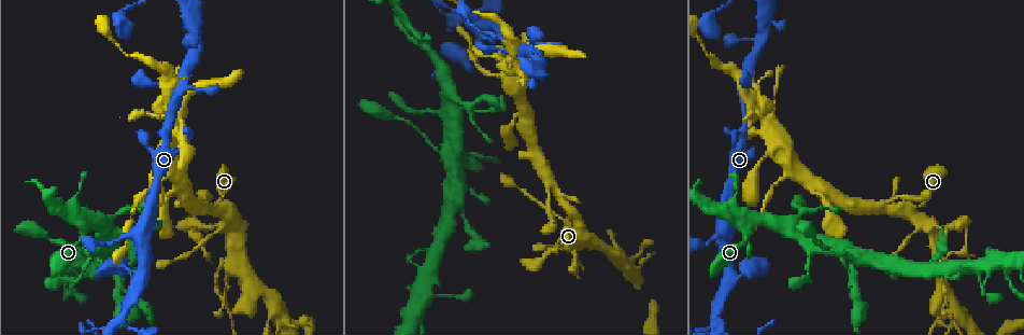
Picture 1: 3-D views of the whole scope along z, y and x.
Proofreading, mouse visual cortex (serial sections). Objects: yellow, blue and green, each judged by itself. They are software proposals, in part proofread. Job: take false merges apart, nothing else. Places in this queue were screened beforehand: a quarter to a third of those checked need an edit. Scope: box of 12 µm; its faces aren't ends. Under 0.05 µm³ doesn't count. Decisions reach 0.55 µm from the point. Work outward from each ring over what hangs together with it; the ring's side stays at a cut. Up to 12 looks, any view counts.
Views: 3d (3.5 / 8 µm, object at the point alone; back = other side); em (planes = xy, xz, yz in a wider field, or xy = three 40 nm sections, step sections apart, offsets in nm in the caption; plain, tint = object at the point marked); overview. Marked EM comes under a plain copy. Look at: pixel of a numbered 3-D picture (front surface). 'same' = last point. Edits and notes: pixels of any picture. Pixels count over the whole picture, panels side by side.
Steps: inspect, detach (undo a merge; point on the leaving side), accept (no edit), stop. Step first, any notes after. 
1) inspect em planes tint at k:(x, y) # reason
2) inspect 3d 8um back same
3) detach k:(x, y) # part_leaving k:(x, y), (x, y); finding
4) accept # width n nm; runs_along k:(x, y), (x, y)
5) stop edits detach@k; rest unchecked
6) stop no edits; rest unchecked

inspect 3d 3.5um at 1:(573, 217)

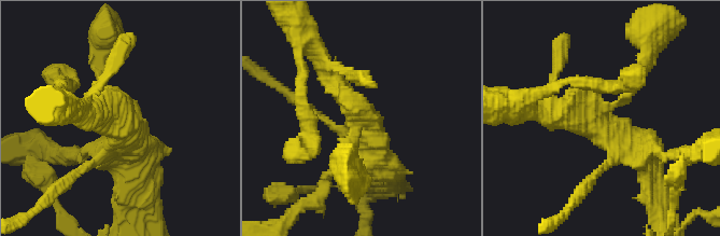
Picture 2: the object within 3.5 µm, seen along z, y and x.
inspect em xy step 1 tint at 2:(598, 108) # arms 4; arm_widths 150, 200, 300, 450 nm; shape alone is not enough

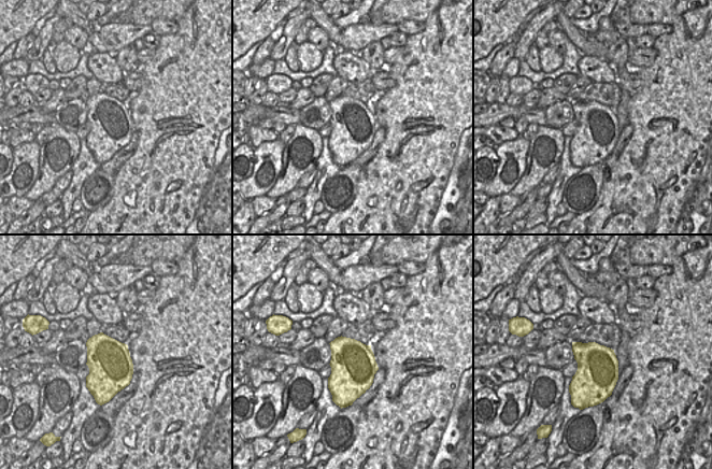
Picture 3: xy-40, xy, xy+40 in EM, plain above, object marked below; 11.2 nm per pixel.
inspect em xy step 2 tint same

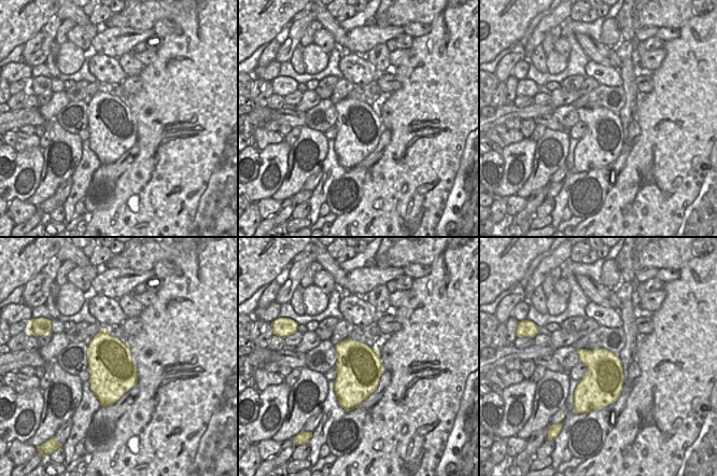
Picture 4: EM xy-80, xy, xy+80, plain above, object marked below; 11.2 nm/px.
accept # all the same cell

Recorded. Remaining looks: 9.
inspect 3d 3.5um at 1:(281, 317) # sharp bend

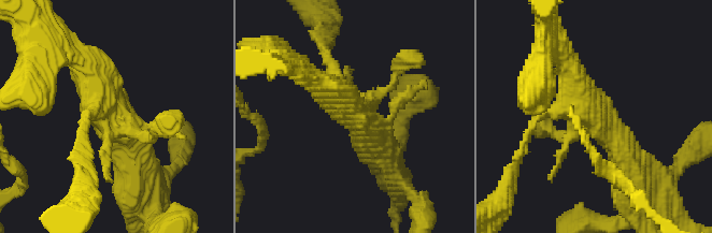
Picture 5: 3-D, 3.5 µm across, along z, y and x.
inspect em xy step 5 tint at 5:(110, 115) # shape alone is not enough

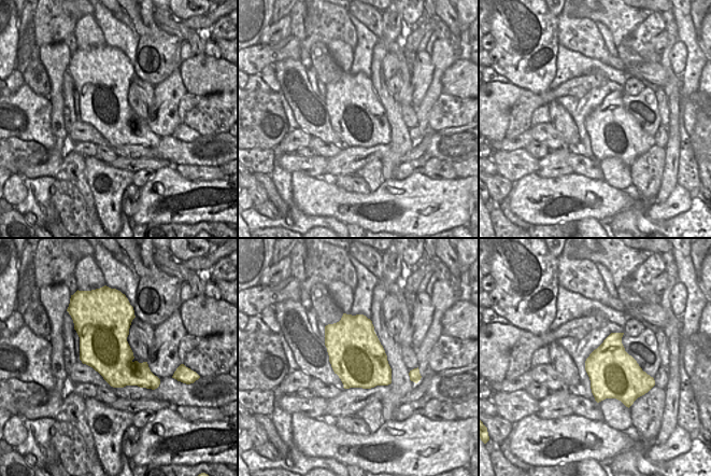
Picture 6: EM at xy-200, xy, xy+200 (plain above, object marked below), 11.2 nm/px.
accept # width 600 nm; runs_along 5:(566, 58), (593, 120), (637, 157); one cell here

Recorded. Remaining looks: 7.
inspect 3d 3.5um at 1:(775, 184) # a narrow waist

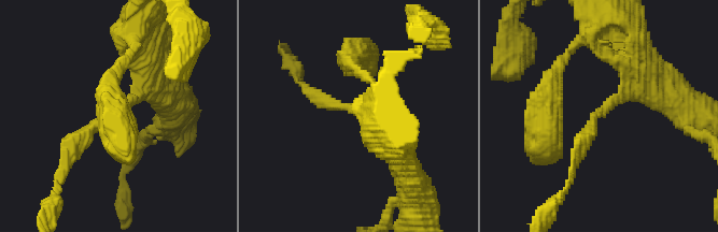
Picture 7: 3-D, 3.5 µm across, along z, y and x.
inspect em xy step 1 tint at 7:(349, 111) # arm_widths 200, 250 nm

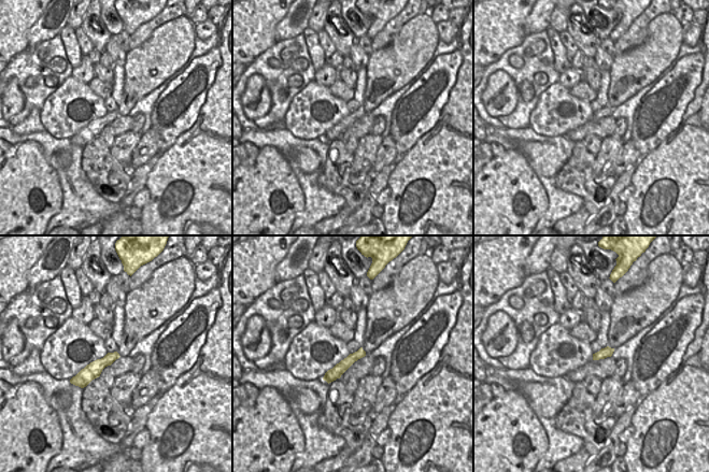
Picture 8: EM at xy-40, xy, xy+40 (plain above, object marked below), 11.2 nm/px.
accept # all the same cell

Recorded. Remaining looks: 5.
inspect 3d 8um at 1:(744, 232) # two arms in line, one across

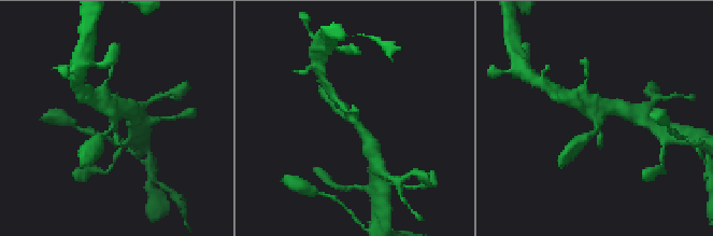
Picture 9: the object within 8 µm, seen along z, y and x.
inspect em xy step 5 tint at 9:(597, 118)

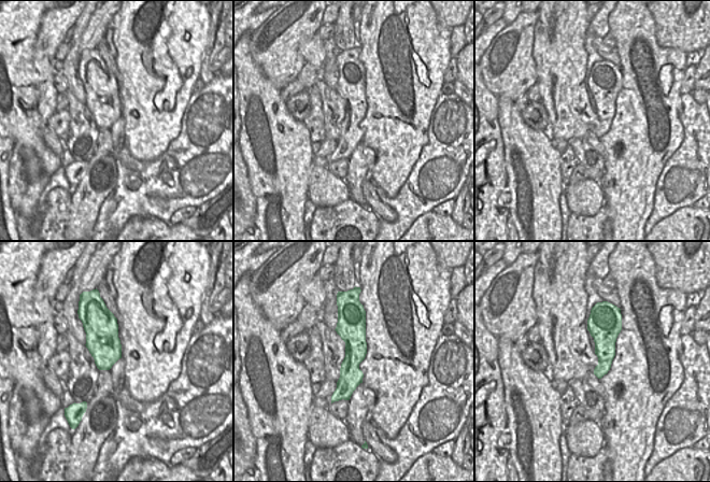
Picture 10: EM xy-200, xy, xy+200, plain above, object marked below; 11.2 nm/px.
accept # runs_along 10:(348, 315), (350, 379), (334, 398); all the same cell

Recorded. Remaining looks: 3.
inspect 3d 3.5um at 1:(455, 154) # four arms meet

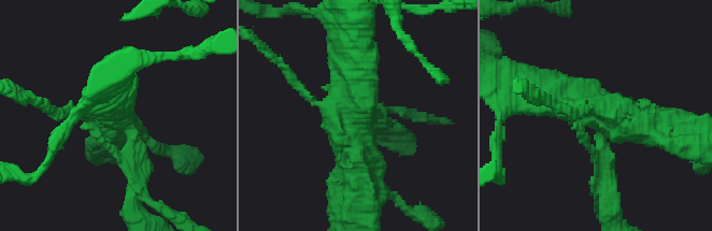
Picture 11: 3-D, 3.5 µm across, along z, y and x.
detach 11:(607, 172) # part_leaving 11:(600, 138), (611, 214); a second cell is stuck on

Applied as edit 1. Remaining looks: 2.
stop edits detach@11; rest unchecked

